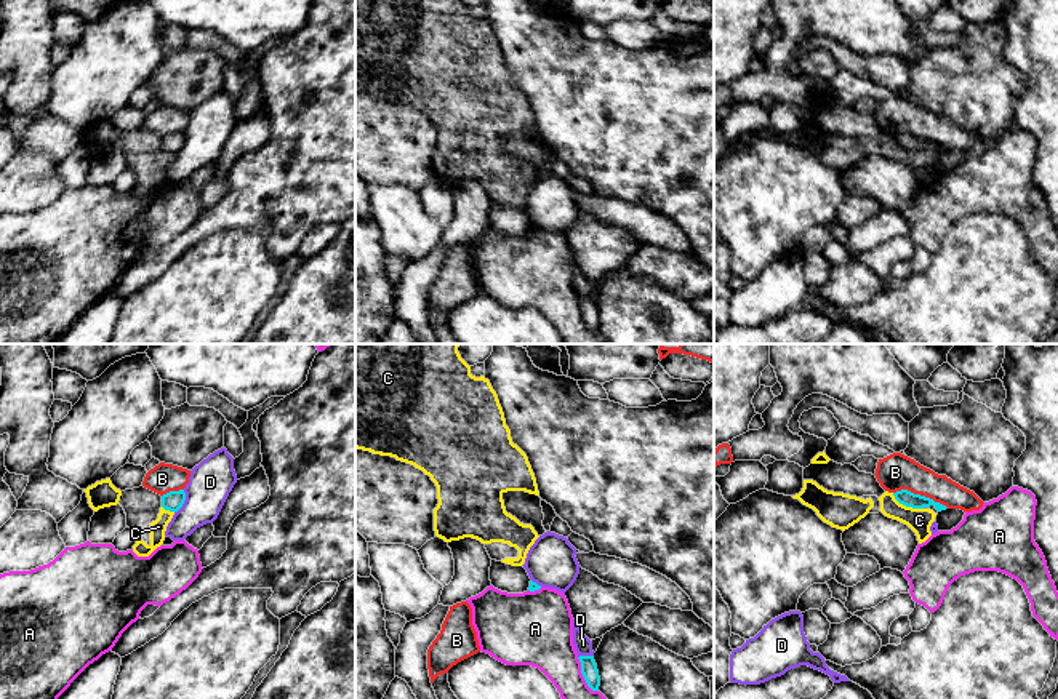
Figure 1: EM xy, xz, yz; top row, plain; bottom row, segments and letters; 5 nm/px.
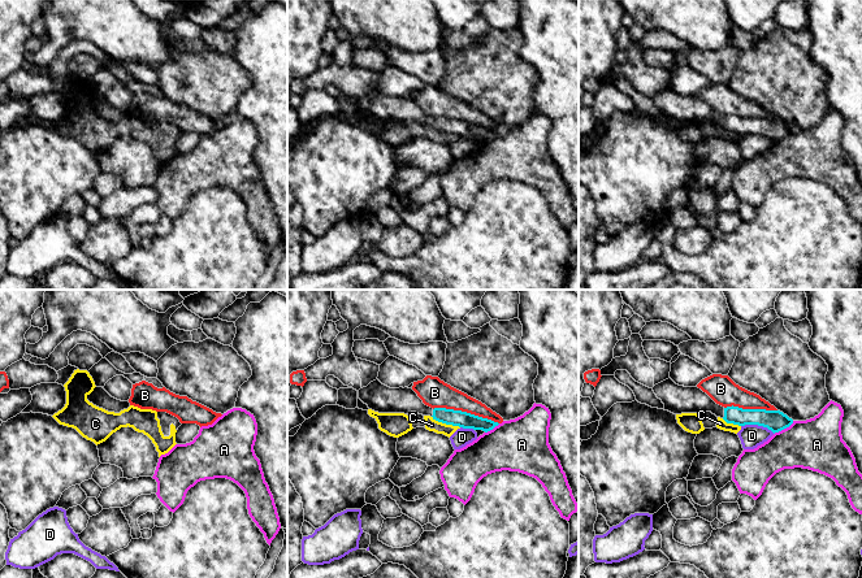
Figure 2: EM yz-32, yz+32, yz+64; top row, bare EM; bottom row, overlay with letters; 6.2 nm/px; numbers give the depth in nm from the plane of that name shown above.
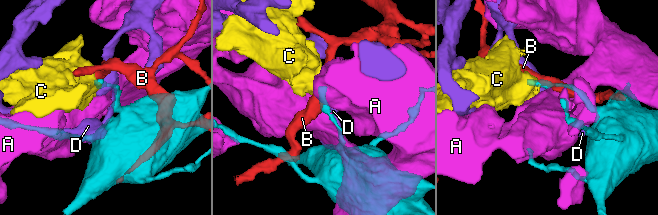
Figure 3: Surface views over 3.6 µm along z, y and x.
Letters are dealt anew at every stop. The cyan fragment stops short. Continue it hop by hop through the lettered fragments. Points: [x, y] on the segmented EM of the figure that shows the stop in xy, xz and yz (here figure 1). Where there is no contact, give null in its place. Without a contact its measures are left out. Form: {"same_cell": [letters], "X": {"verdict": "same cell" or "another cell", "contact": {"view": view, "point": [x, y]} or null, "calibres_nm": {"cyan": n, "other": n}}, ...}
{"same_cell": [], "A": {"verdict": "another cell", "contact": {"view": "xz", "point": [583, 675]}, "calibres_nm": {"cyan": 80, "other": 280}}, "B": {"verdict": "another cell", "contact": {"view": "yz", "point": [919, 495]}, "calibres_nm": {"cyan": 80, "other": 190}}, "C": {"verdict": "another cell", "contact": {"view": "yz", "point": [906, 506]}, "calibres_nm": {"cyan": 80, "other": 120}}, "D": {"verdict": "another cell", "contact": {"view": "xy", "point": [184, 499]}, "calibres_nm": {"cyan": 100, "other": 220}}}

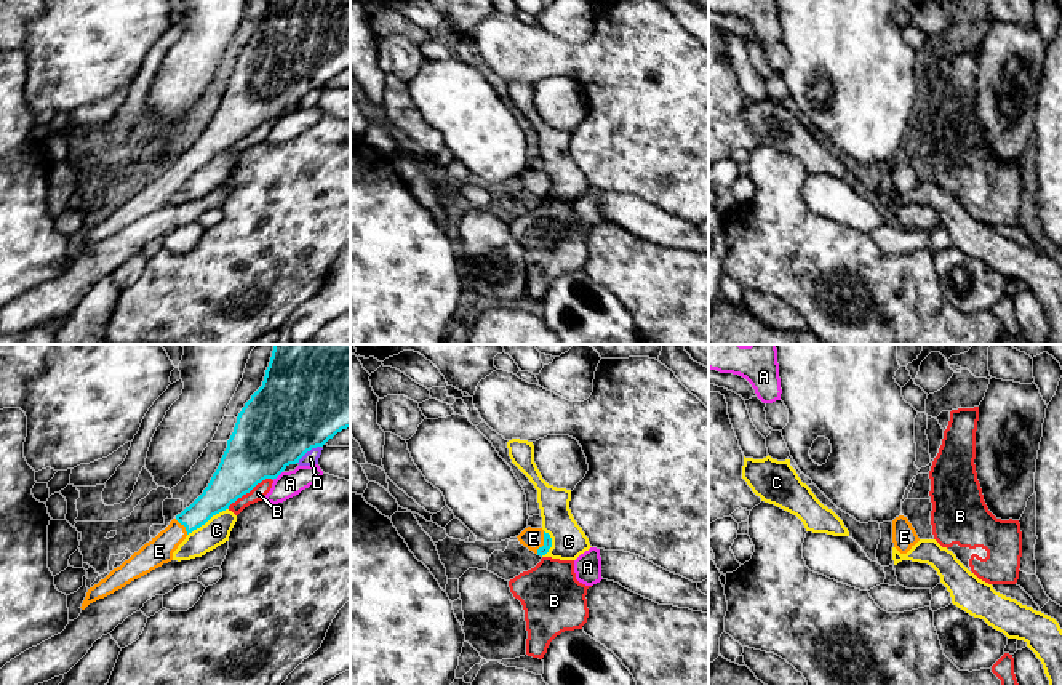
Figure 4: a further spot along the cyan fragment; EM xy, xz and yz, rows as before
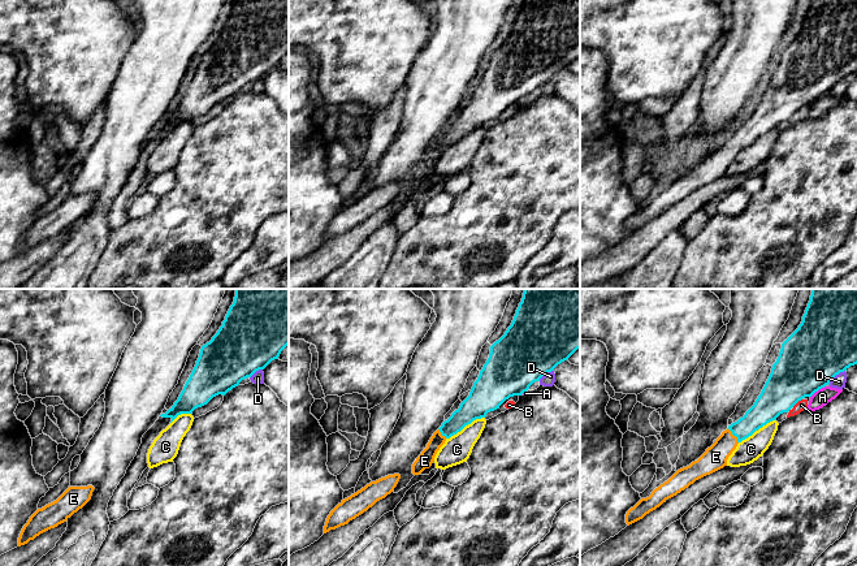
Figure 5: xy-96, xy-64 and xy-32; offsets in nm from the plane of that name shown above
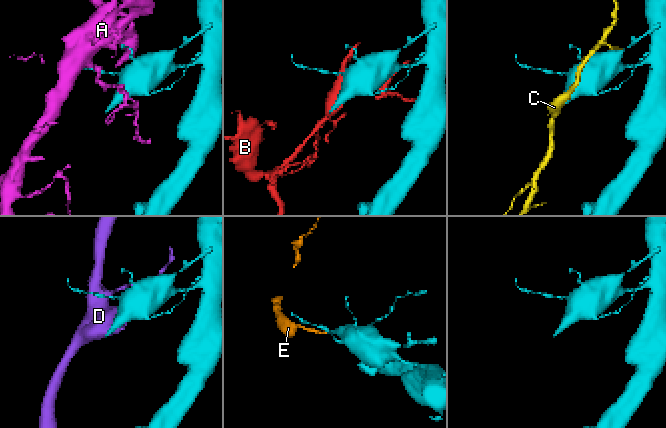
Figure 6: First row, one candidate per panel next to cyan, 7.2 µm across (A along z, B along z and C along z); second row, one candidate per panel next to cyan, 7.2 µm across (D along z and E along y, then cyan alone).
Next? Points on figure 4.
{"same_cell": ["E"], "A": {"verdict": "another cell", "contact": {"view": "xy", "point": [277, 476]}, "calibres_nm": {"cyan": 400, "other": 130}}, "B": {"verdict": "another cell", "contact": {"view": "xy", "point": [250, 490]}, "calibres_nm": {"cyan": 320, "other": 80}}, "C": {"verdict": "another cell", "contact": {"view": "xy", "point": [207, 520]}, "calibres_nm": {"cyan": 190, "other": 140}}, "D": {"verdict": "another cell", "contact": {"view": "xy", "point": [307, 450]}, "calibres_nm": {"cyan": 460, "other": 80}}, "E": {"verdict": "same cell", "contact": {"view": "xz", "point": [544, 543]}, "calibres_nm": {"cyan": 50, "other": 110}}}

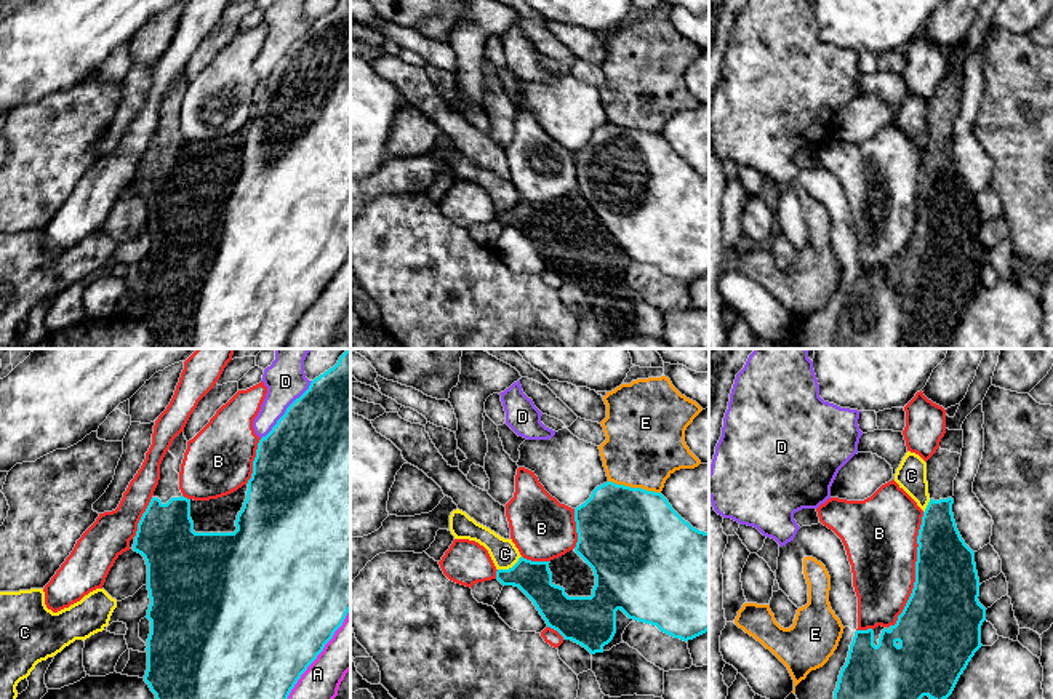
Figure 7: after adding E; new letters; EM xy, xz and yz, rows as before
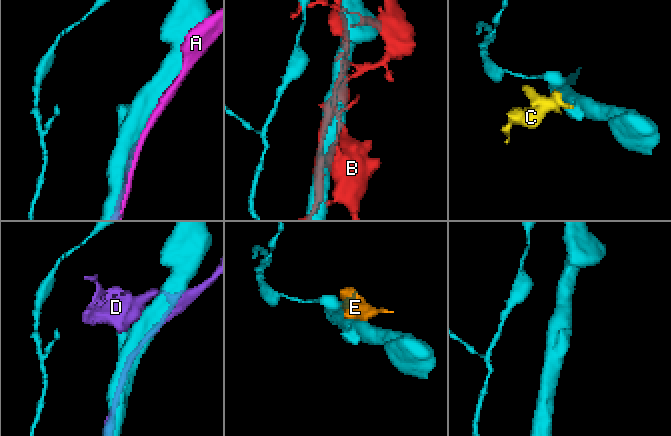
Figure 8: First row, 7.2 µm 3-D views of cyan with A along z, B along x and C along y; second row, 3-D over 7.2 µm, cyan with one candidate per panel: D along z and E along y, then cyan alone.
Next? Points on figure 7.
{"same_cell": [], "A": {"verdict": "another cell", "contact": {"view": "xy", "point": [320, 651]}, "calibres_nm": {"cyan": 500, "other": 200}}, "B": {"verdict": "another cell", "contact": {"view": "yz", "point": [916, 571]}, "calibres_nm": {"cyan": 380, "other": 360}}, "C": {"verdict": "another cell", "contact": {"view": "xz", "point": [509, 568]}, "calibres_nm": {"cyan": 180, "other": 140}}, "D": {"verdict": "another cell", "contact": {"view": "xy", "point": [287, 410]}, "calibres_nm": {"cyan": 500, "other": 200}}, "E": {"verdict": "another cell", "contact": {"view": "xz", "point": [634, 488]}, "calibres_nm": {"cyan": 500, "other": 400}}}

